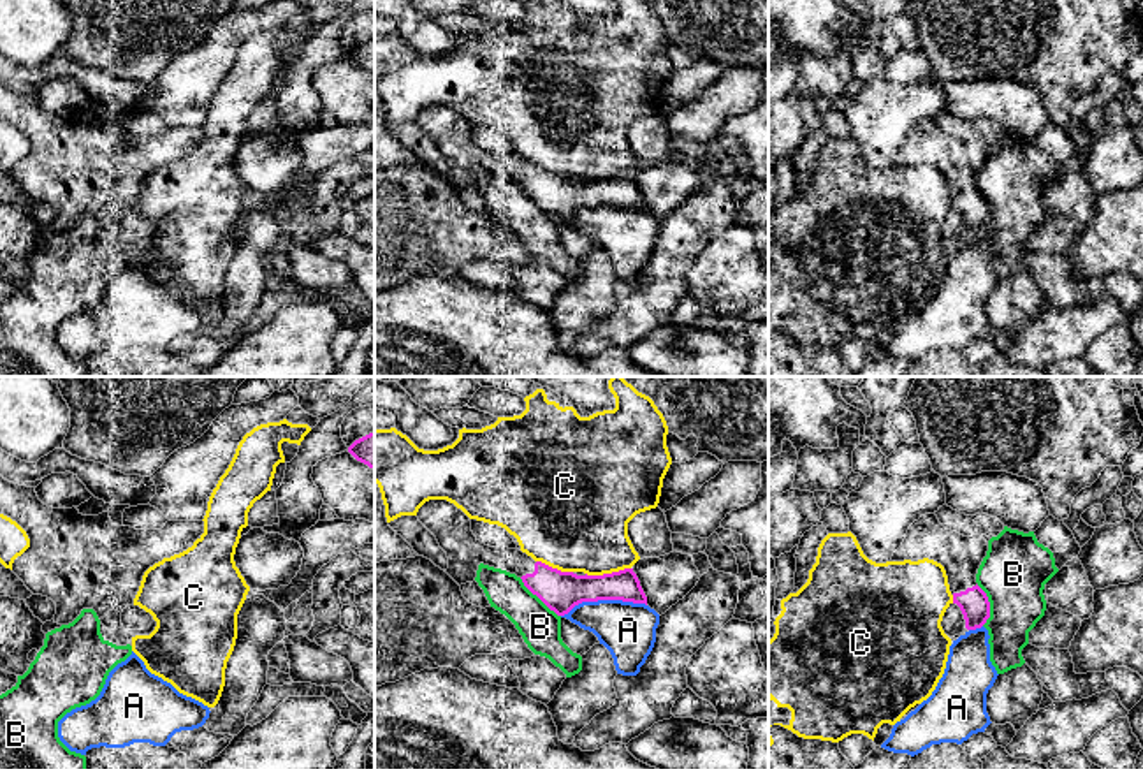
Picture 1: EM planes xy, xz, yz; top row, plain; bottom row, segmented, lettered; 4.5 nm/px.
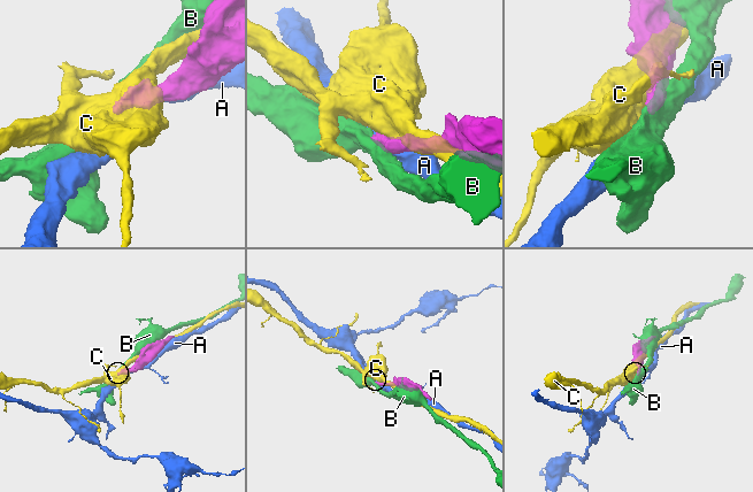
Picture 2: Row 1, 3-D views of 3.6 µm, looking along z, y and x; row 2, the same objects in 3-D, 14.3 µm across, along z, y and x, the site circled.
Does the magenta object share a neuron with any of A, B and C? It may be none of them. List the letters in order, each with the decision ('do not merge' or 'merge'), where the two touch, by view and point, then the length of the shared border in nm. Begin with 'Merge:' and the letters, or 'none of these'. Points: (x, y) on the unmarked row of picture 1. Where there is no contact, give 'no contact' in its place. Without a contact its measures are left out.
Merge: none of these
A: do not merge; contact xz (604, 205); length 400 nm
B: do not merge; contact xz (538, 203); length 260 nm
C: do not merge; contact xz (607, 180); length 220 nm

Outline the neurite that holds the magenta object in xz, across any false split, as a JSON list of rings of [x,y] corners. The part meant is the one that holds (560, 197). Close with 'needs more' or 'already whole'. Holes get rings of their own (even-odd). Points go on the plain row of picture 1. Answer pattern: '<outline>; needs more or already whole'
[[[447,106],[426,107],[417,123],[447,158],[447,179],[459,192],[473,188],[478,171],[484,169],[521,183],[524,192],[557,222],[568,220],[582,208],[622,206],[647,211],[633,174],[603,181],[577,181],[535,167],[521,155],[485,151],[473,141],[470,123]]]; needs more

